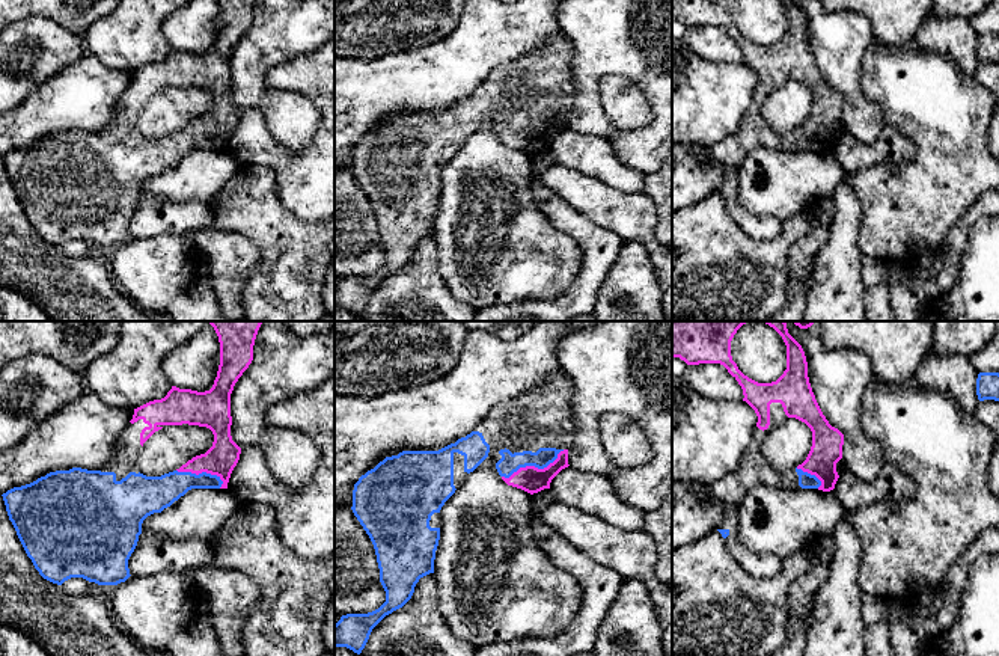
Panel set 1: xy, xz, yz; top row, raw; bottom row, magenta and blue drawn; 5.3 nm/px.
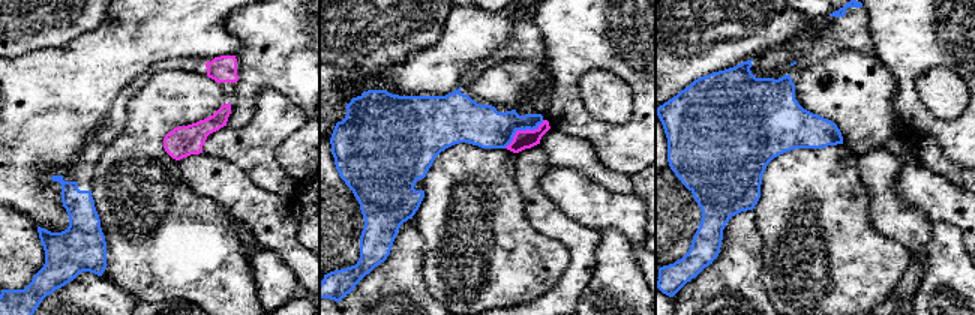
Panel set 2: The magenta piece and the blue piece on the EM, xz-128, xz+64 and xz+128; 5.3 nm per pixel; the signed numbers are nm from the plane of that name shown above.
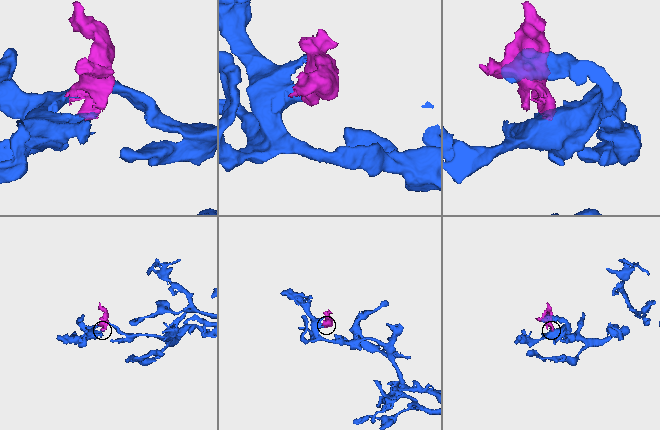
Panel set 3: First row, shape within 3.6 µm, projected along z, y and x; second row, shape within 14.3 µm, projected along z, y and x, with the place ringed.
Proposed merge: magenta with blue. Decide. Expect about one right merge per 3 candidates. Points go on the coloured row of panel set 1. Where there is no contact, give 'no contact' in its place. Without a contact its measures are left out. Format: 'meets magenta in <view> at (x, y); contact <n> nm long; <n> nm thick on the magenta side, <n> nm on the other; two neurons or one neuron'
meets magenta in xz at (534, 466); contact 360 nm long; 140 nm thick on the magenta side, 110 nm on the other; one neuron

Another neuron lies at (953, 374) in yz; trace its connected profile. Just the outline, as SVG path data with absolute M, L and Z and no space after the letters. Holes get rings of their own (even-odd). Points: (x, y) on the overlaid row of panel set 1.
M931 350L916 369L915 385L949 395L963 412L973 415L978 371L960 354L936 354Z

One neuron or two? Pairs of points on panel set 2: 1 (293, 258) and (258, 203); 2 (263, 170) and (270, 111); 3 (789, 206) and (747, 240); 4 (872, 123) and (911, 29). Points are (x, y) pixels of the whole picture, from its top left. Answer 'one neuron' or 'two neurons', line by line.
1: one neuron
2: one neuron
3: two neurons
4: two neurons

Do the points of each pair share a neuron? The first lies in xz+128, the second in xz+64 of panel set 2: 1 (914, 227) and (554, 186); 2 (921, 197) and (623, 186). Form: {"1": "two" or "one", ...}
{"1": "two", "2": "two"}

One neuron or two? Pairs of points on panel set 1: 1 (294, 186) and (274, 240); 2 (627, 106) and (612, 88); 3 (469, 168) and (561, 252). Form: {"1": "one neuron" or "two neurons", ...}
{"1": "two neurons", "2": "one neuron", "3": "one neuron"}

